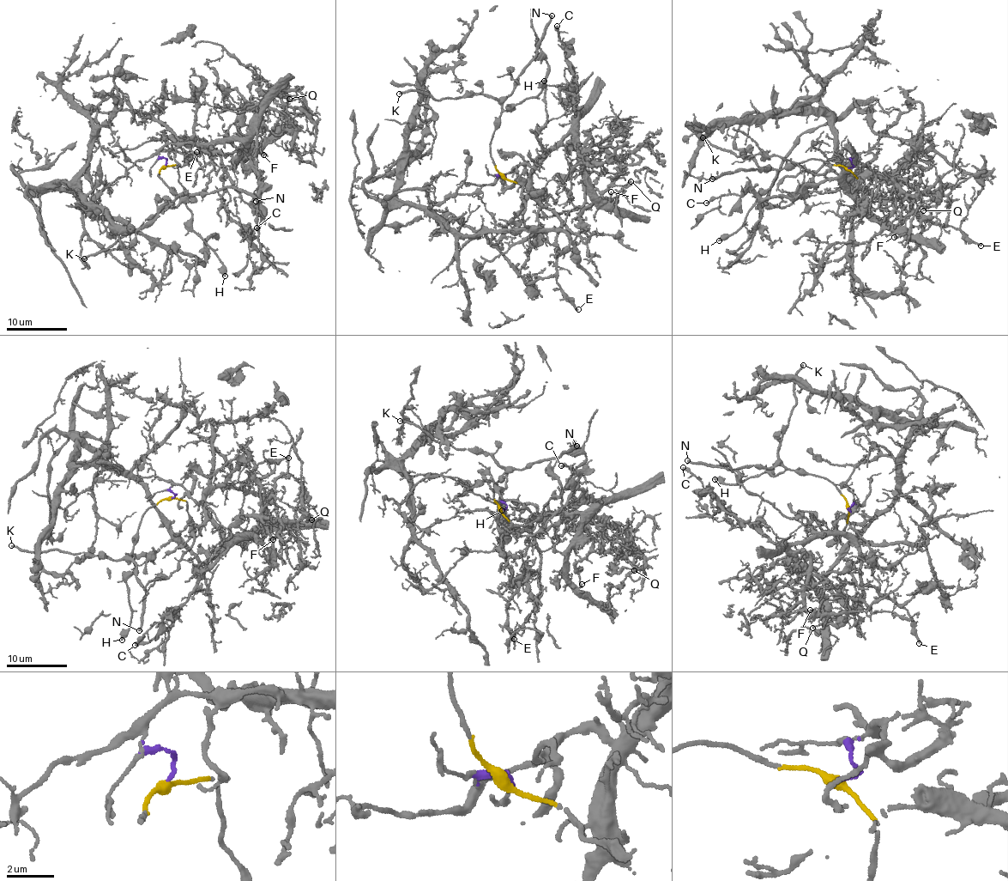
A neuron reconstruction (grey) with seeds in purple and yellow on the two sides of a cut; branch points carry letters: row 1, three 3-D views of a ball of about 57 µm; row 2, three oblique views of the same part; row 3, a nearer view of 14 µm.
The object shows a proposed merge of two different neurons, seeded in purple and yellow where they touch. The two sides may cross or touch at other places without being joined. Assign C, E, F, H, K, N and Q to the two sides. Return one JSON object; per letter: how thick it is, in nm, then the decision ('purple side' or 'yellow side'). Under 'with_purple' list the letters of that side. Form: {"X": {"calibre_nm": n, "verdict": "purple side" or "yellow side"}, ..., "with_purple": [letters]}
{"C": {"calibre_nm": 200, "verdict": "purple side"}, "E": {"calibre_nm": 240, "verdict": "purple side"}, "F": {"calibre_nm": 170, "verdict": "purple side"}, "H": {"calibre_nm": 550, "verdict": "yellow side"}, "K": {"calibre_nm": 240, "verdict": "yellow side"}, "N": {"calibre_nm": 280, "verdict": "yellow side"}, "Q": {"calibre_nm": 110, "verdict": "purple side"}, "with_purple": ["C", "E", "F", "Q"]}

